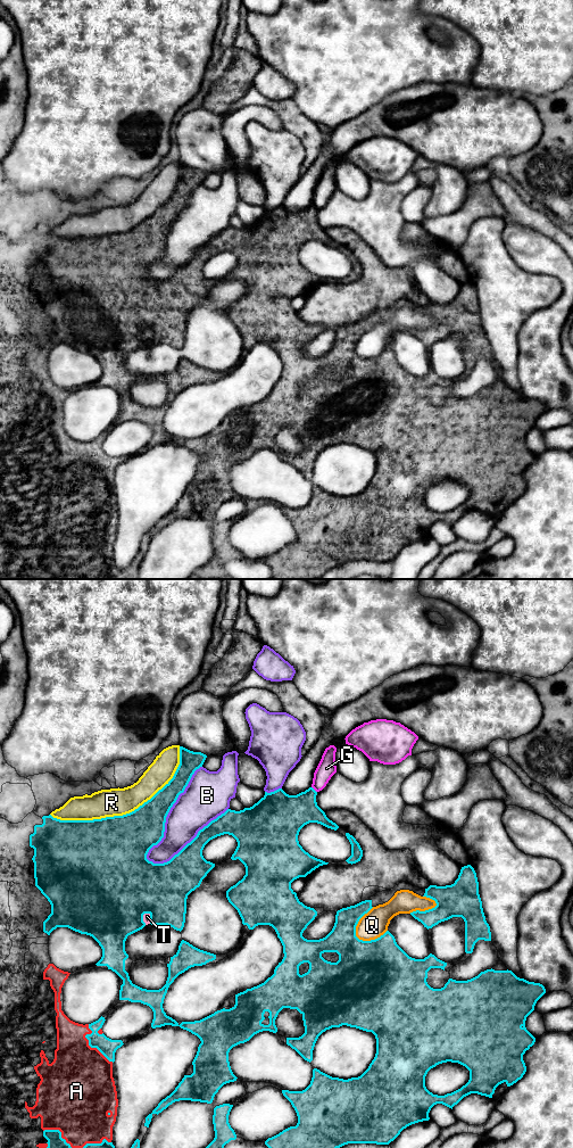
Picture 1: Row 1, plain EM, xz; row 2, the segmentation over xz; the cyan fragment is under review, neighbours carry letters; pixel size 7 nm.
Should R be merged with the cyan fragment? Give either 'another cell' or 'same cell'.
another cell

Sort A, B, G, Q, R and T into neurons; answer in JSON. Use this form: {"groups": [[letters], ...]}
{"groups": [["A", "B", "Q", "R", "T"], ["G"]]}

